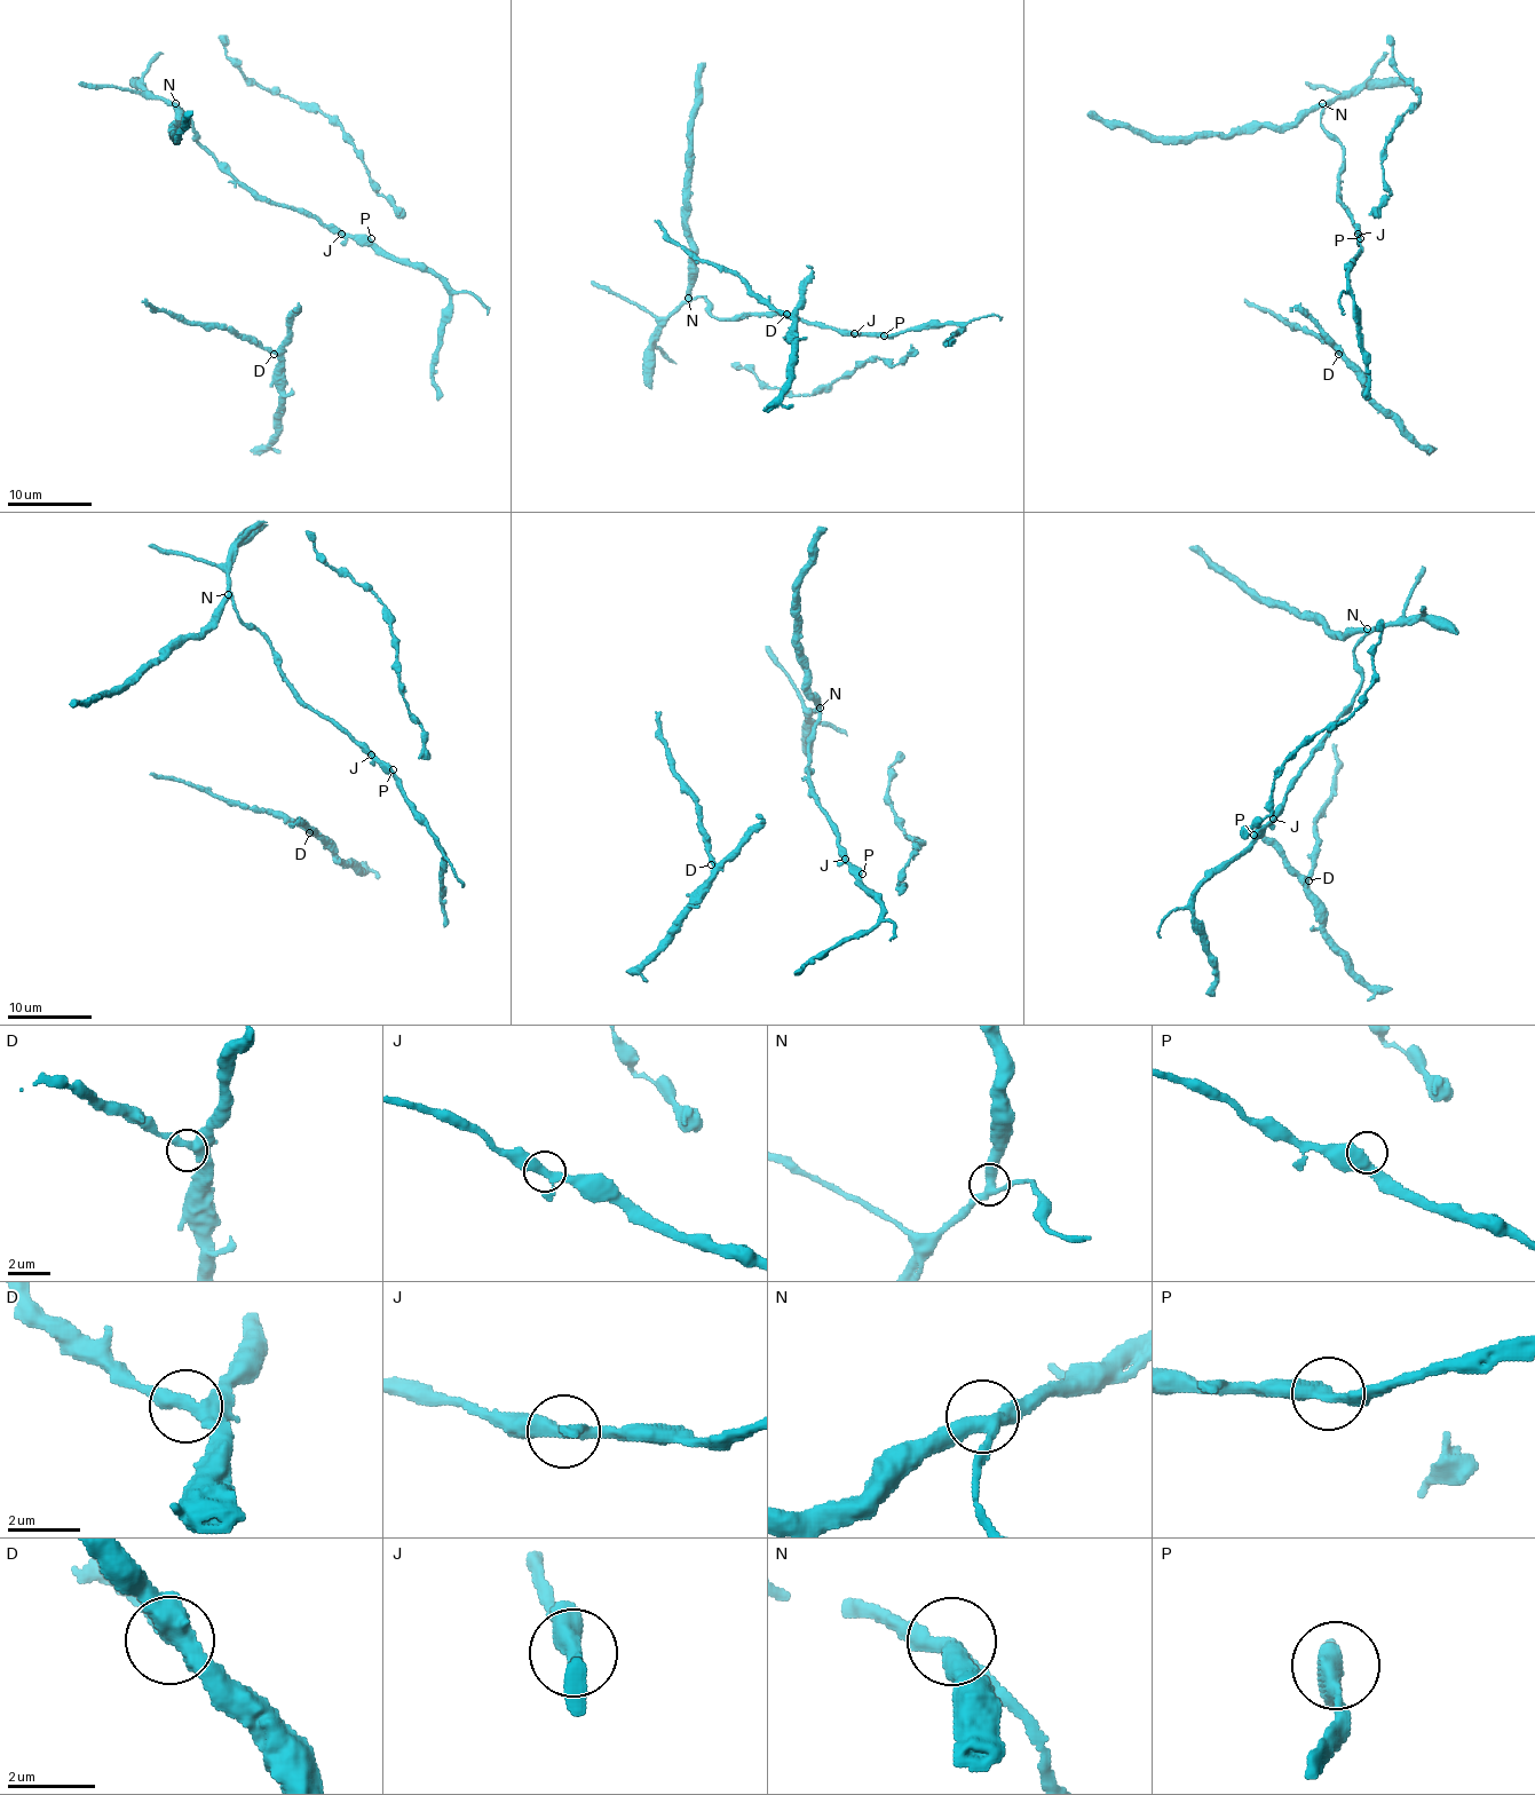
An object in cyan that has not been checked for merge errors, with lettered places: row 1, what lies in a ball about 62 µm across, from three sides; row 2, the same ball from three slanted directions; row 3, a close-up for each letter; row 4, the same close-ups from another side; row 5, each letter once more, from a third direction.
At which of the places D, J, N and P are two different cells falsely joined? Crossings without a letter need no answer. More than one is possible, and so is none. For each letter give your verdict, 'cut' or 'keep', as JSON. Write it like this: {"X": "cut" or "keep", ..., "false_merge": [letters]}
{"D": "keep", "J": "keep", "N": "keep", "P": "keep", "false_merge": []}

